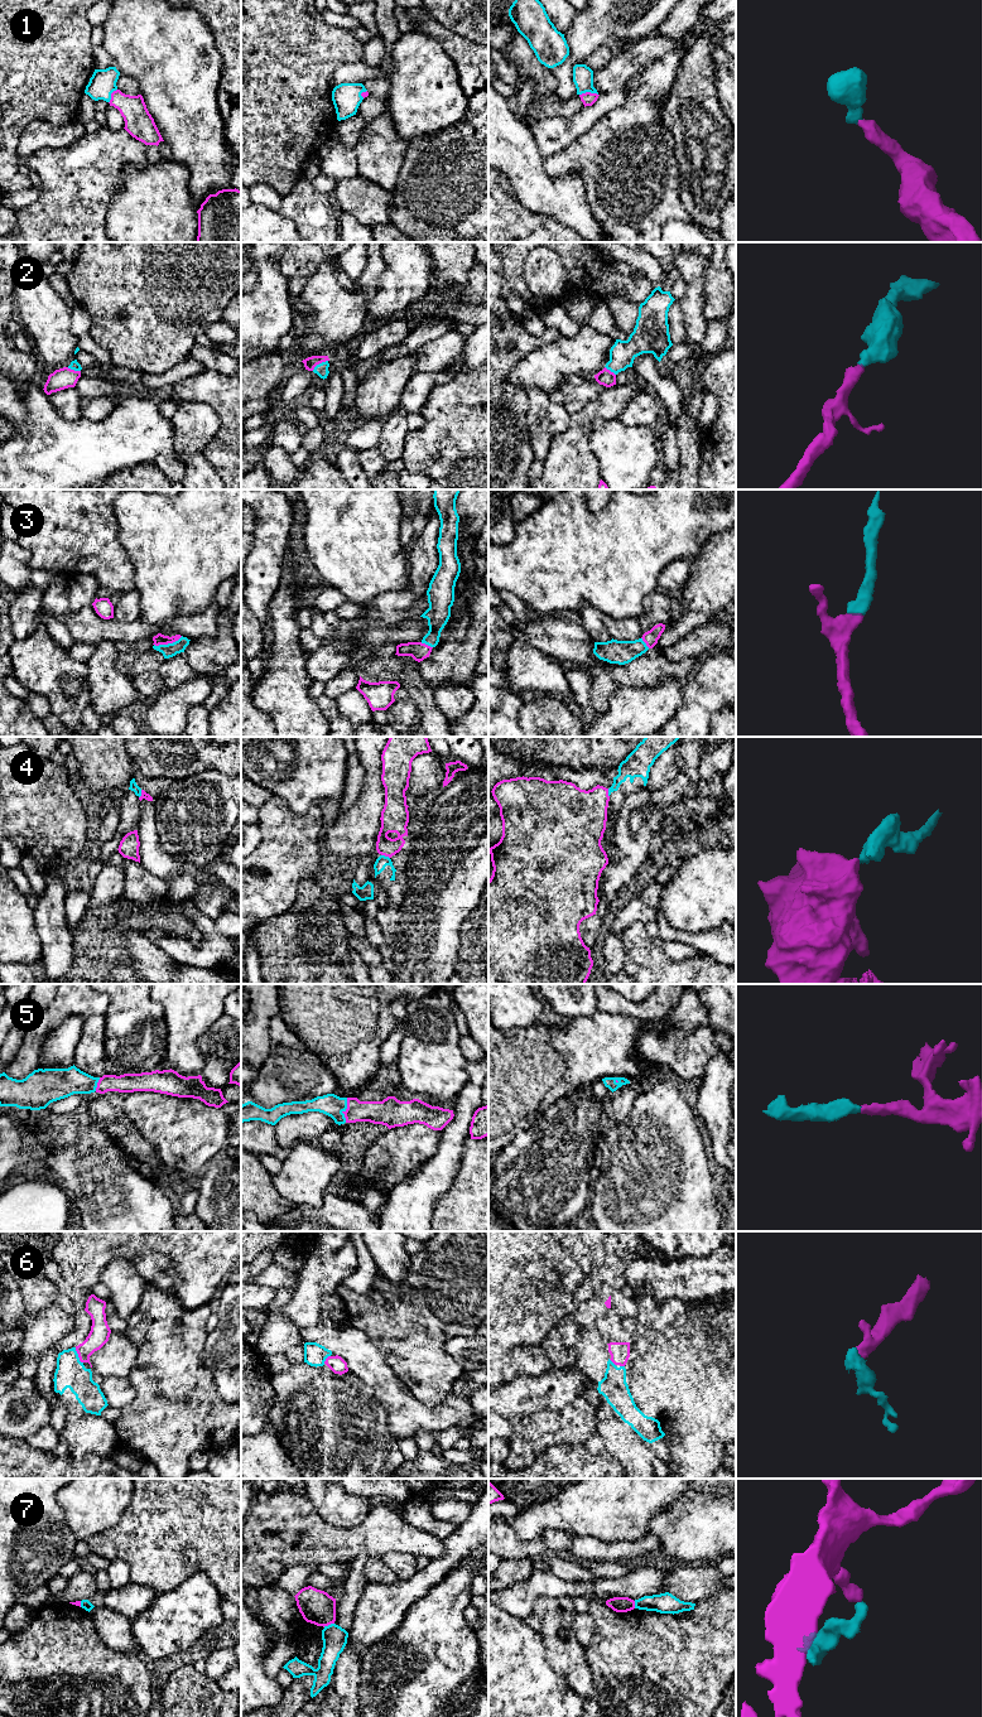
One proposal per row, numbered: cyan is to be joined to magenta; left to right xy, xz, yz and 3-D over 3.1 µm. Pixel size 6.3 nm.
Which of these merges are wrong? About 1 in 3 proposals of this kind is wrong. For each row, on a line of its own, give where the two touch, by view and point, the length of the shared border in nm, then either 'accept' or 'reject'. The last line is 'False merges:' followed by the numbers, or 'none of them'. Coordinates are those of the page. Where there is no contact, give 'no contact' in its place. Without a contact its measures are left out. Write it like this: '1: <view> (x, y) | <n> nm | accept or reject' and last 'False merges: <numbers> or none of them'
1: yz (588, 92) | 120 nm | accept
2: xz (319, 362) | 120 nm | accept
3: xy (168, 642) | 190 nm | accept
4: xz (385, 855) | 60 nm | reject
5: xz (346, 1110) | 160 nm | accept
6: xy (78, 1355) | 120 nm | accept
7: xz (328, 1624) | 80 nm | reject
False merges: 4, 7

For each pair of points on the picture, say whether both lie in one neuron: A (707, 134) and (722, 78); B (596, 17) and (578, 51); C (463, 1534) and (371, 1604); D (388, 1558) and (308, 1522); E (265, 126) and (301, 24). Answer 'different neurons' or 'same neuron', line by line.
A: different neurons
B: same neuron
C: same neuron
D: different neurons
E: same neuron

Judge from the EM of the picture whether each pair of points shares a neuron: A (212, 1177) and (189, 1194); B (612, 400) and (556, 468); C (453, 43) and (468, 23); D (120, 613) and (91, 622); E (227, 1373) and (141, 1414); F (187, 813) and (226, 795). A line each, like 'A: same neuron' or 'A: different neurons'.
A: different neurons
B: same neuron
C: different neurons
D: different neurons
E: different neurons
F: same neuron

